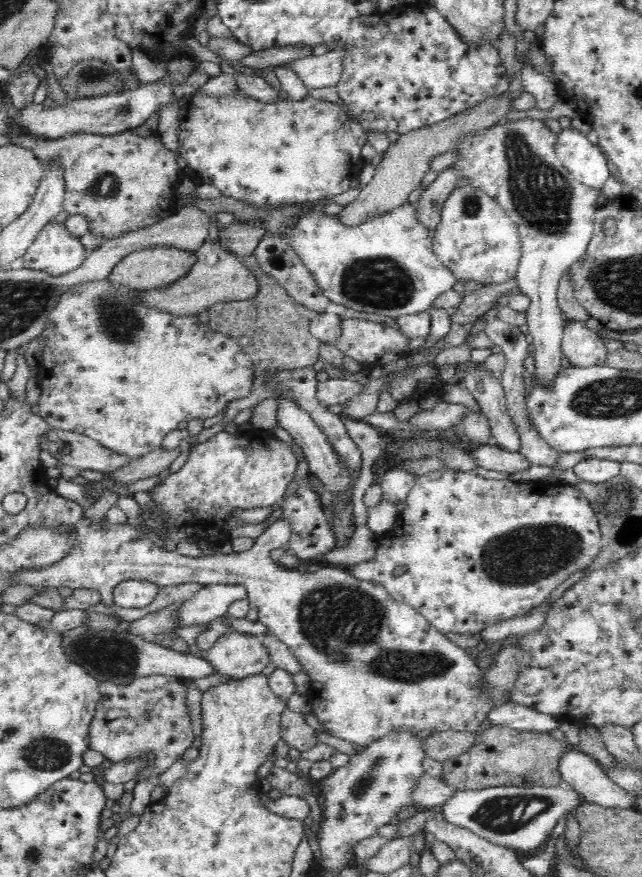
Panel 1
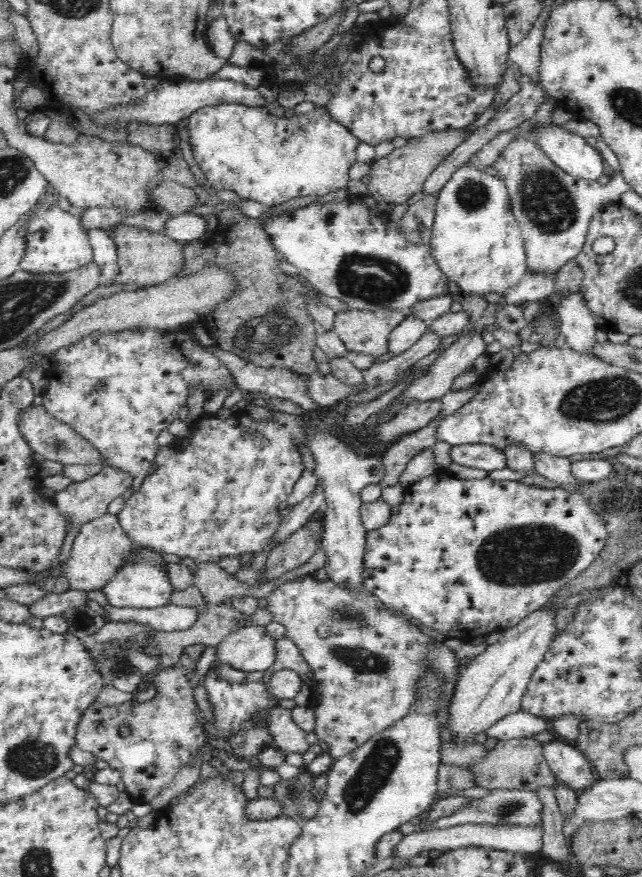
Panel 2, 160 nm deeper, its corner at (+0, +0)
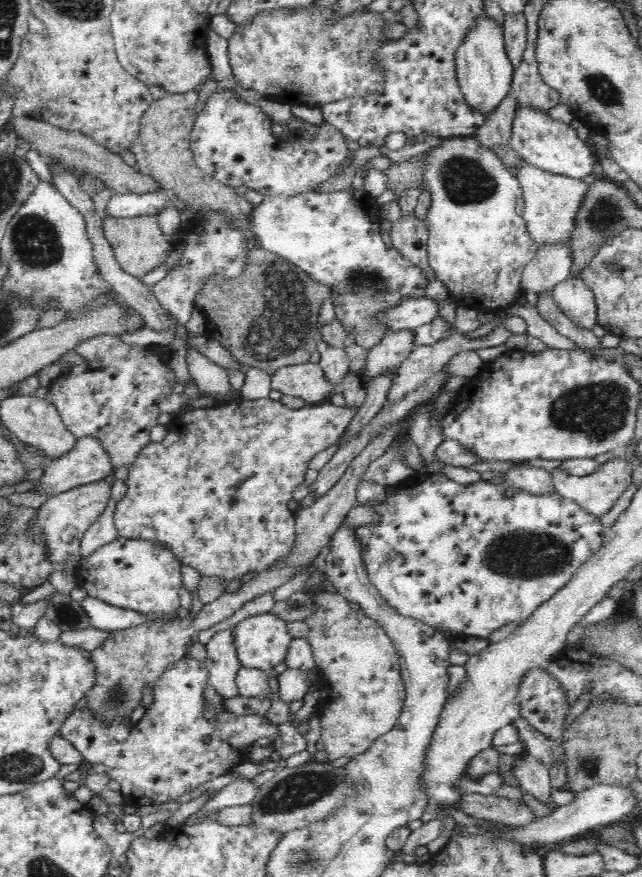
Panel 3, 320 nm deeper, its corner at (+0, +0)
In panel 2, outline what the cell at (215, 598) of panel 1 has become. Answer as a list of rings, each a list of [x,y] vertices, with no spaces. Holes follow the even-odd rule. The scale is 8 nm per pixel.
[[[173,603],[156,608],[118,608],[104,606],[112,621],[136,621],[150,625],[153,631],[186,630],[197,620],[200,609],[194,606],[174,606]]]

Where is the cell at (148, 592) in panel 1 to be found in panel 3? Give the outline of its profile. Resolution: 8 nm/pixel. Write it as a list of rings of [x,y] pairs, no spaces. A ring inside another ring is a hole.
[[[120,537],[112,541],[112,544],[106,544],[102,548],[96,549],[92,556],[81,558],[77,564],[82,570],[76,572],[78,582],[83,584],[88,595],[100,598],[112,606],[128,608],[138,612],[146,613],[173,613],[182,608],[180,600],[181,571],[182,564],[173,554],[156,541],[132,540],[130,538]]]

